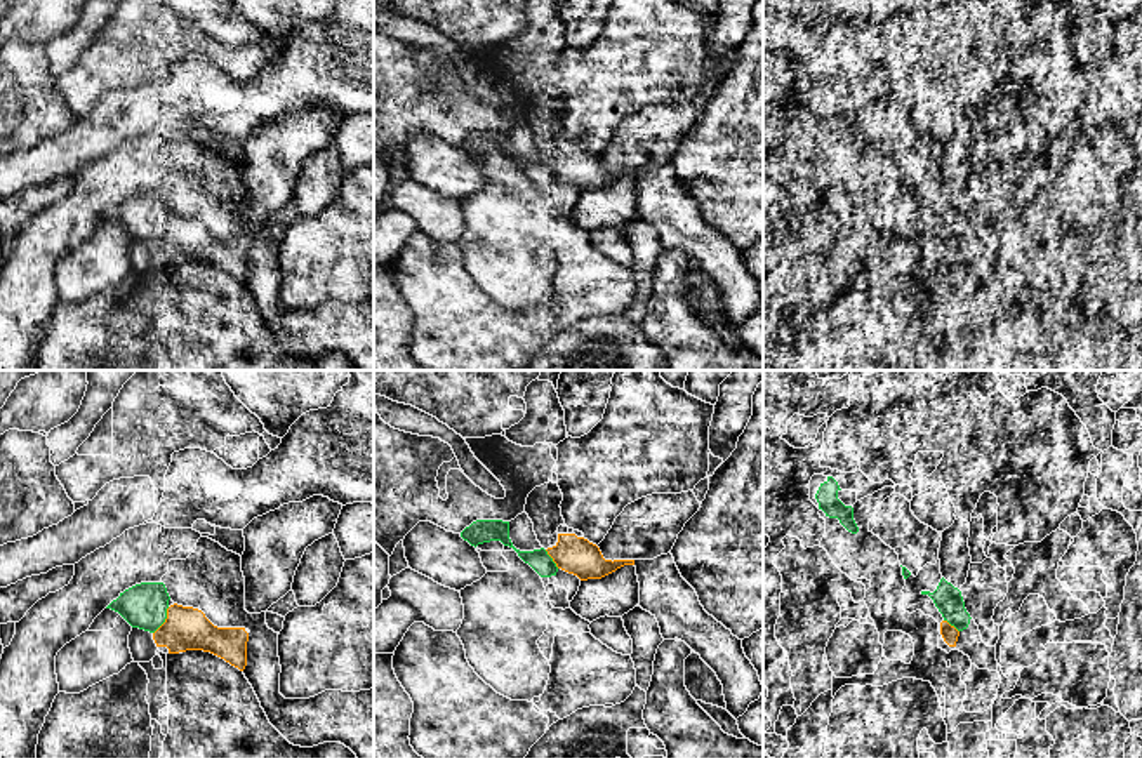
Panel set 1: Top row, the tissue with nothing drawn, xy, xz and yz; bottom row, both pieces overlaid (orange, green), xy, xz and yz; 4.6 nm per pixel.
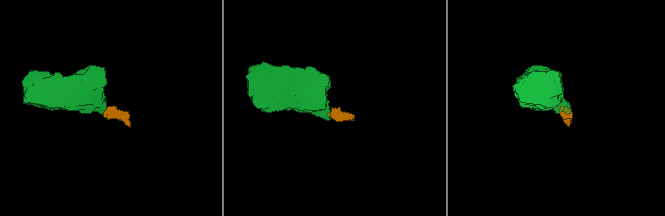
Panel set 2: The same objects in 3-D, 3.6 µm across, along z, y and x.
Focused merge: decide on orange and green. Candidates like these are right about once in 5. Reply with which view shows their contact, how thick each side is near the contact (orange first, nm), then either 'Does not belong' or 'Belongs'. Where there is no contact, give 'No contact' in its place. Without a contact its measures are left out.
Touches orange in xy. Thickness 200 nm (orange) against 220 nm. Belongs

